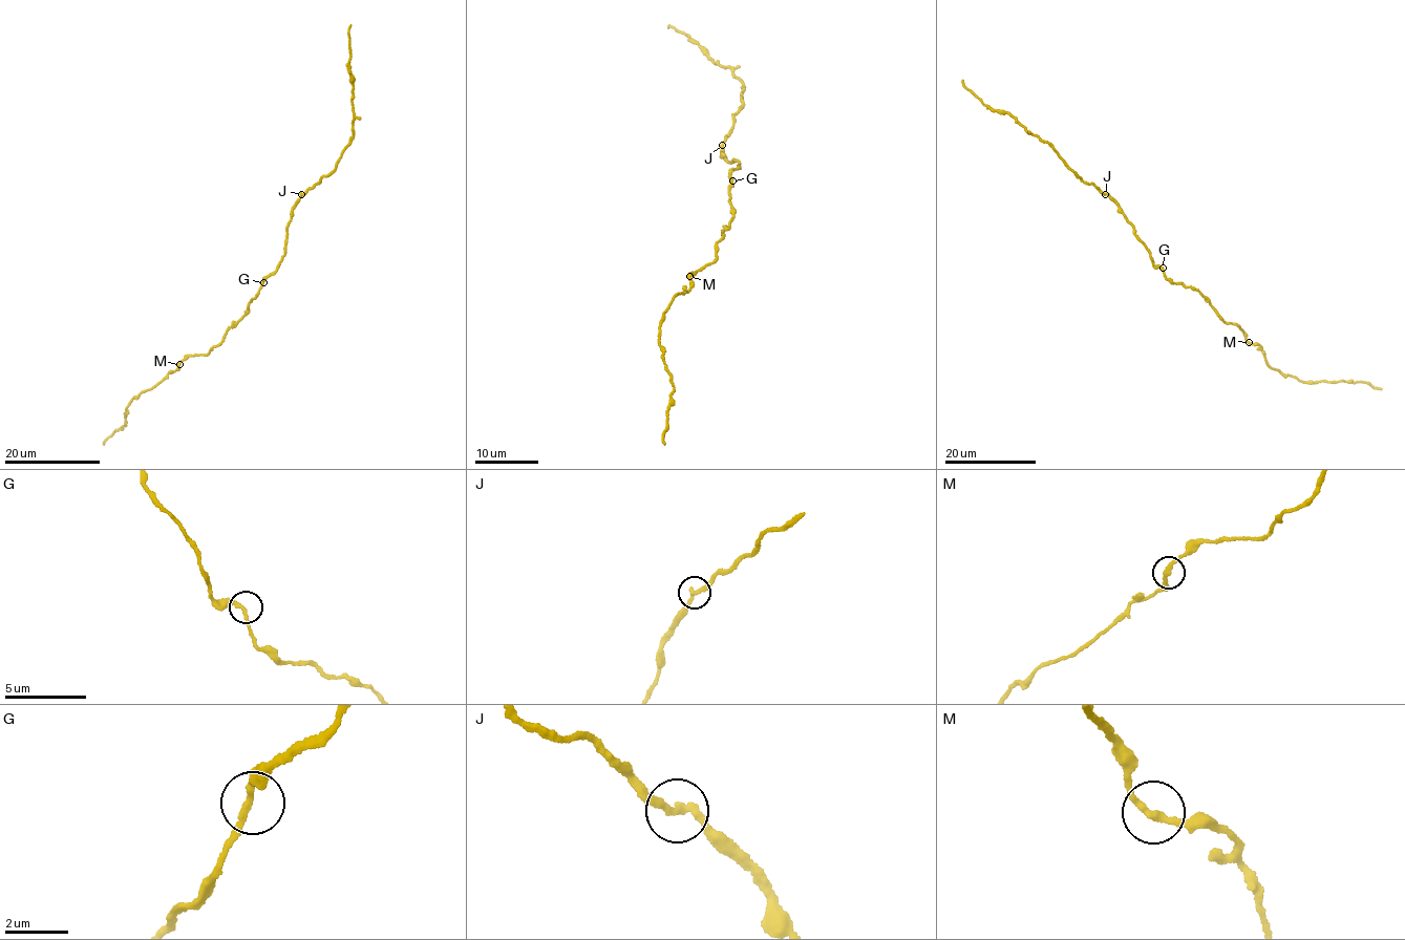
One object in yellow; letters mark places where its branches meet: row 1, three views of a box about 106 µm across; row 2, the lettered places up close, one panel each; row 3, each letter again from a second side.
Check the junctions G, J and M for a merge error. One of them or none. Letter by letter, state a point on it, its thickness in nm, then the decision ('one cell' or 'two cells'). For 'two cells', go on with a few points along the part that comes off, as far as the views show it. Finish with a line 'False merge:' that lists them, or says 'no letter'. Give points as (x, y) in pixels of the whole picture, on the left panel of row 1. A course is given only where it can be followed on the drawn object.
G: (263, 282) | 200 nm | one cell
J: (301, 194) | 240 nm | two cells | (301, 195), (334, 170), (354, 135), (348, 34), (350, 25)
M: (179, 364) | 240 nm | one cell
False merge: J

